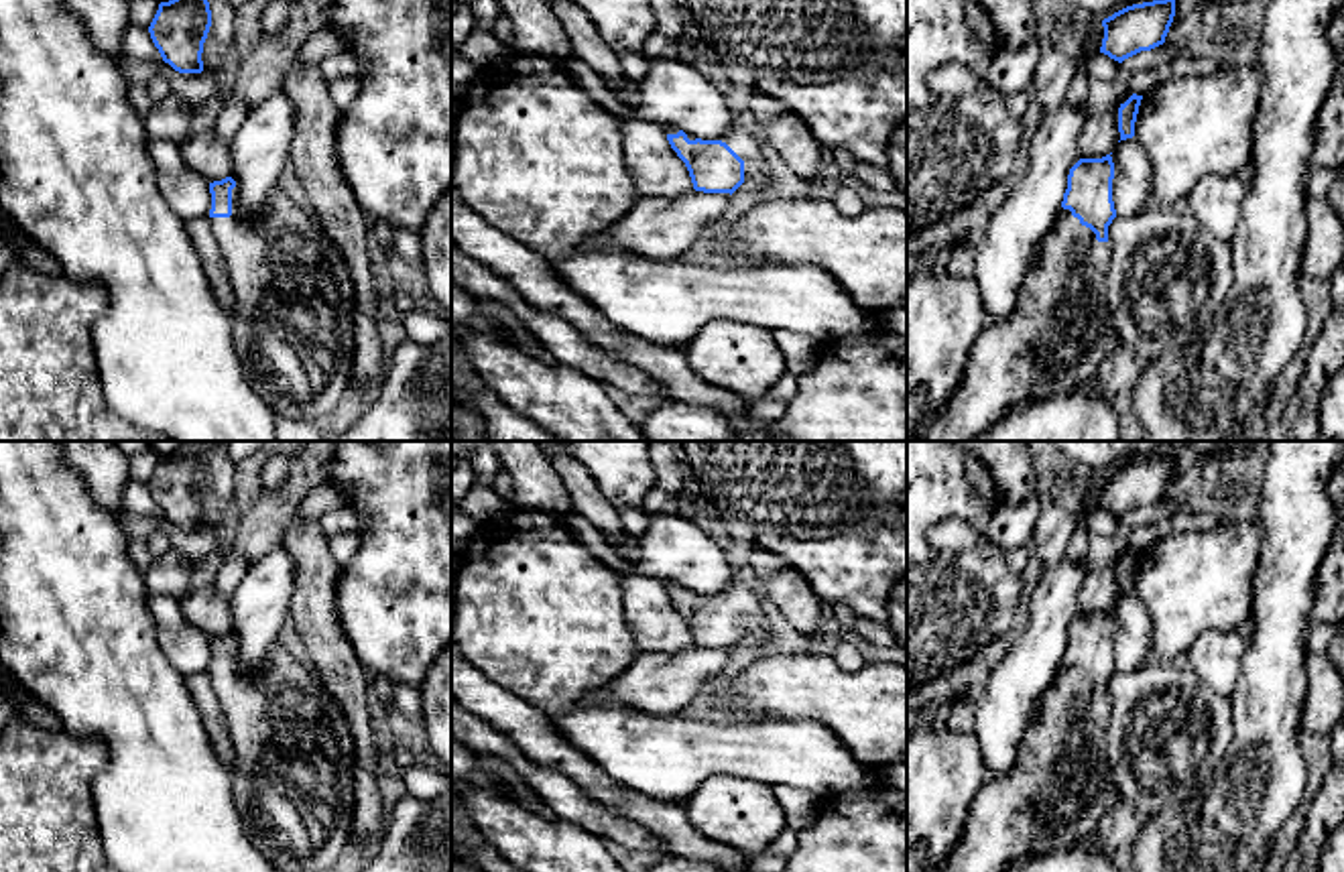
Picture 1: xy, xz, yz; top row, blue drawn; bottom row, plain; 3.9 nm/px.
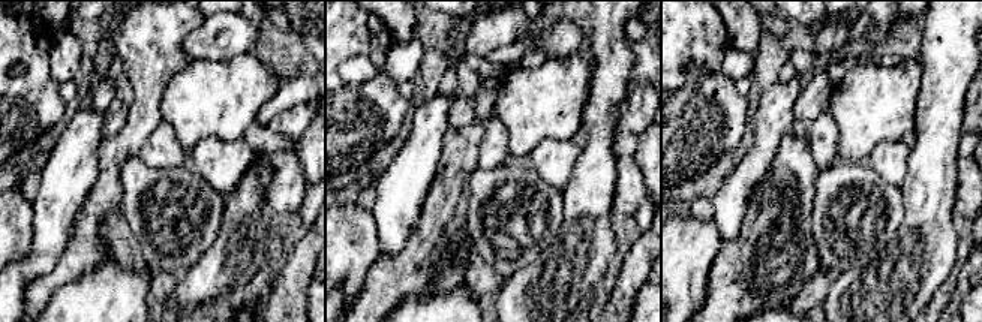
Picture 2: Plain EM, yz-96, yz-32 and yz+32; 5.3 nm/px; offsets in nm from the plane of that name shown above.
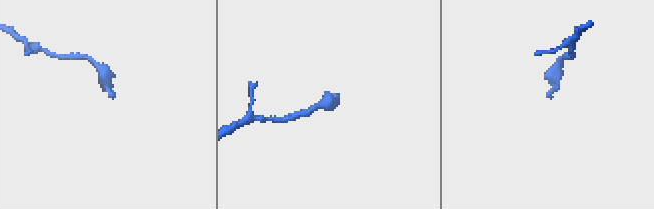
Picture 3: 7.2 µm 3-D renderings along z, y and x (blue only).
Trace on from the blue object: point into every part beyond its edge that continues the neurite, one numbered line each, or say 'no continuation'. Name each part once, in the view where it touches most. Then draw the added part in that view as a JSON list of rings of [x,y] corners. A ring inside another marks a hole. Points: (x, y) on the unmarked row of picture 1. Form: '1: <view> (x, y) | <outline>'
1: yz (1064, 749) | [[[1059,663],[1025,732],[1017,762],[1006,774],[988,778],[974,797],[962,837],[939,872],[1002,872],[1025,856],[1053,852],[1082,839],[1084,835],[1057,827],[1059,811],[1082,803],[1090,793],[1088,783],[1096,787],[1110,778],[1108,713],[1110,697],[1098,697],[1070,665]]]

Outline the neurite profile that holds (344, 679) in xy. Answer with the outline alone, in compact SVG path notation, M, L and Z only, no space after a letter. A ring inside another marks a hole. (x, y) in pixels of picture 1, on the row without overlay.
M297 512L283 528L281 547L295 561L289 618L307 648L309 665L319 677L325 697L354 740L356 811L352 837L382 833L388 811L378 789L378 758L368 724L372 675L362 667L338 622L335 589L342 567L331 557L329 537L321 526Z

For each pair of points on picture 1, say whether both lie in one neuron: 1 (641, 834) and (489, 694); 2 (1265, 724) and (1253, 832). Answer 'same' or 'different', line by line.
1: different
2: same

